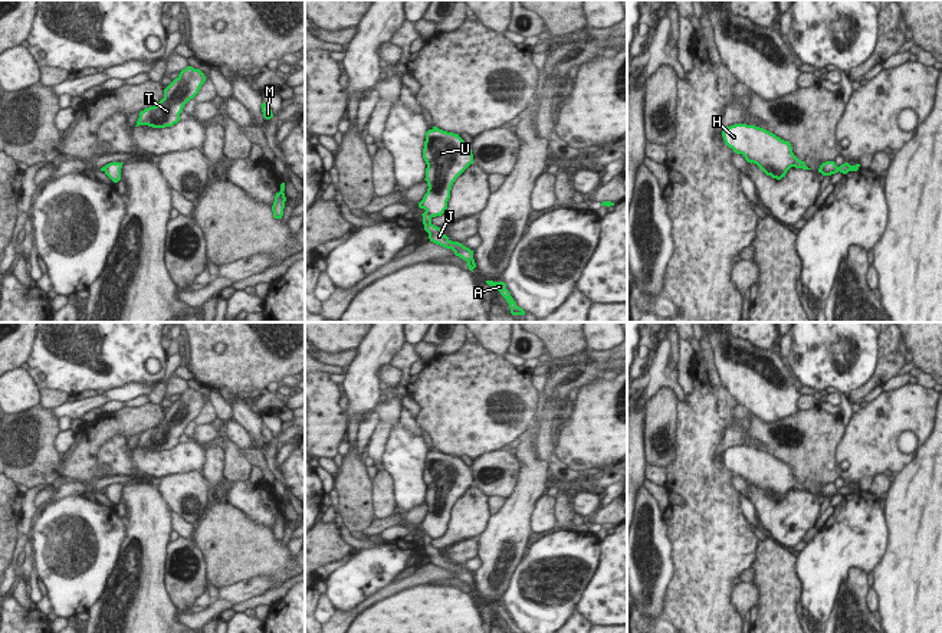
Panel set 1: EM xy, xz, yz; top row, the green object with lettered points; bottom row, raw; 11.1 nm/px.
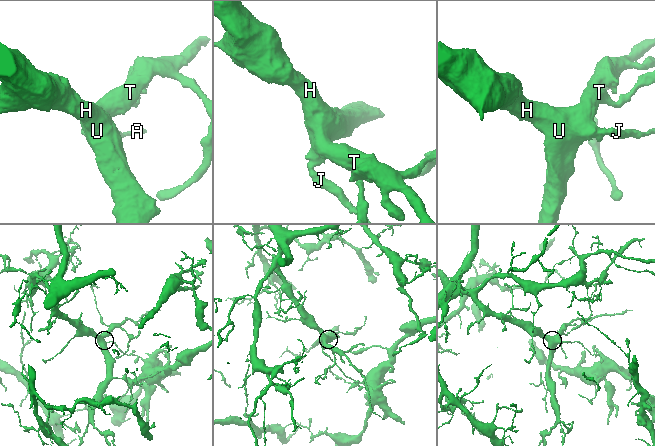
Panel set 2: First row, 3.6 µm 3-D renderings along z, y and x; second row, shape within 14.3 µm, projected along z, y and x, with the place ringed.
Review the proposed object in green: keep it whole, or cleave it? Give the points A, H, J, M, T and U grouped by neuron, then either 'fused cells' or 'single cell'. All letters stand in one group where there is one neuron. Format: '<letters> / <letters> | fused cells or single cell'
A J / H M T U | fused cells

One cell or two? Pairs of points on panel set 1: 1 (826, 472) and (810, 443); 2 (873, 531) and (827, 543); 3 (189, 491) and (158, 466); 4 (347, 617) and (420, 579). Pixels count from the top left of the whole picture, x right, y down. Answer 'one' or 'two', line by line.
1: one
2: one
3: two
4: one

